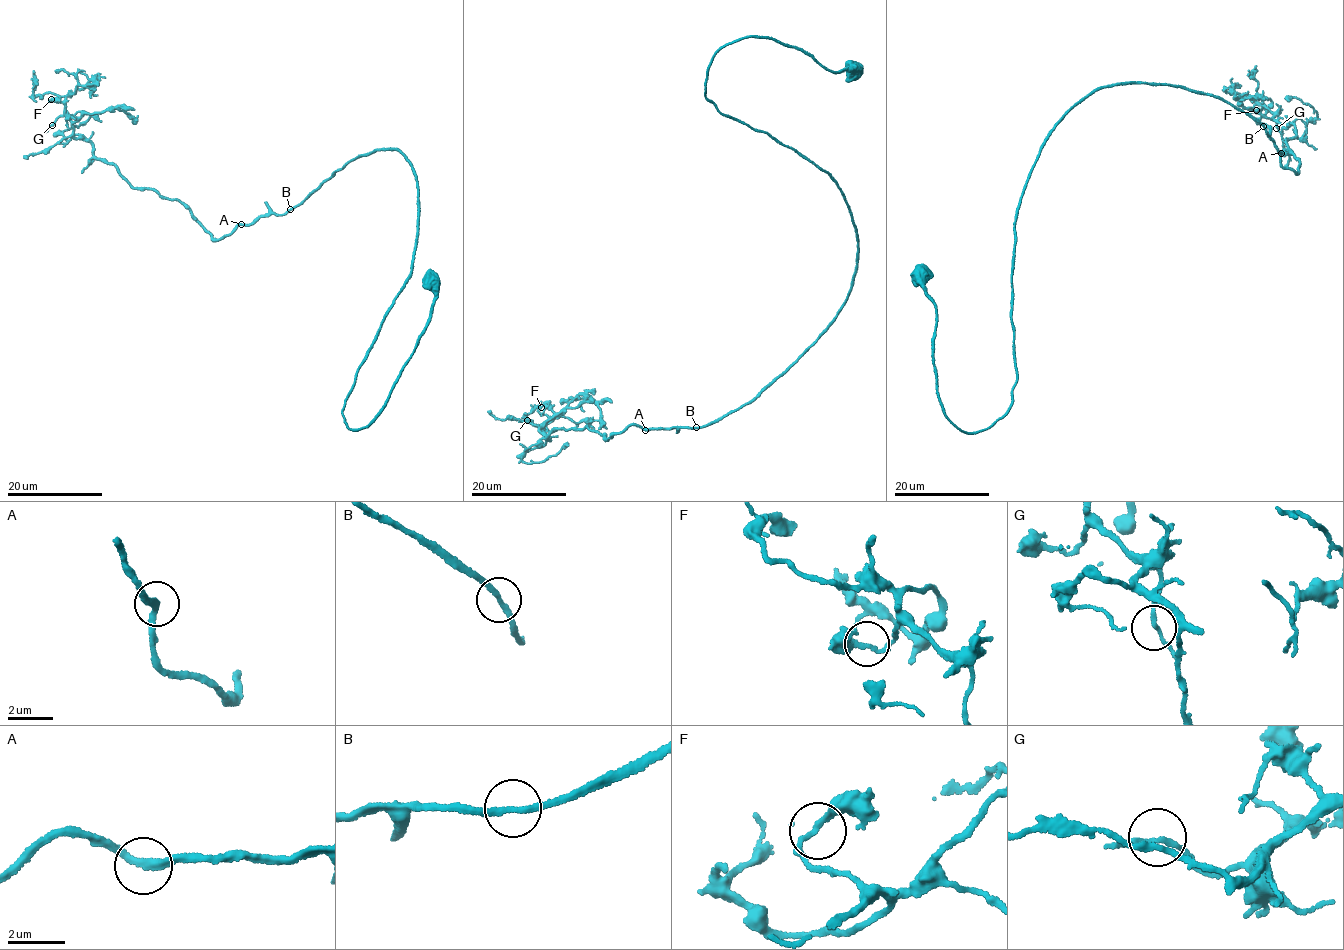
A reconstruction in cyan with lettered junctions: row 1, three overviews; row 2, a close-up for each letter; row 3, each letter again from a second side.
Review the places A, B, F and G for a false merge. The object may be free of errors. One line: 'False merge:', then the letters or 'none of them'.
False merge: none of them

